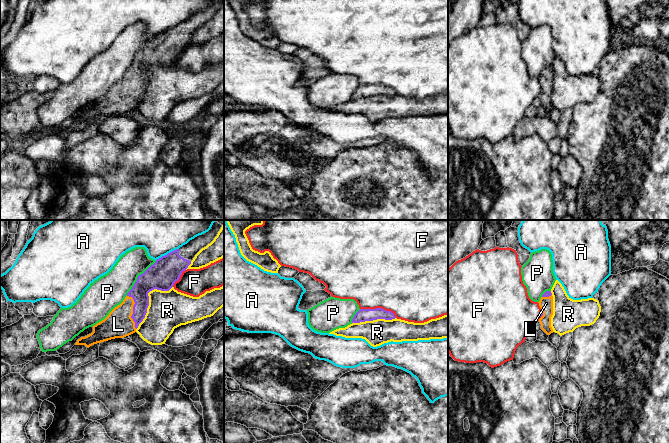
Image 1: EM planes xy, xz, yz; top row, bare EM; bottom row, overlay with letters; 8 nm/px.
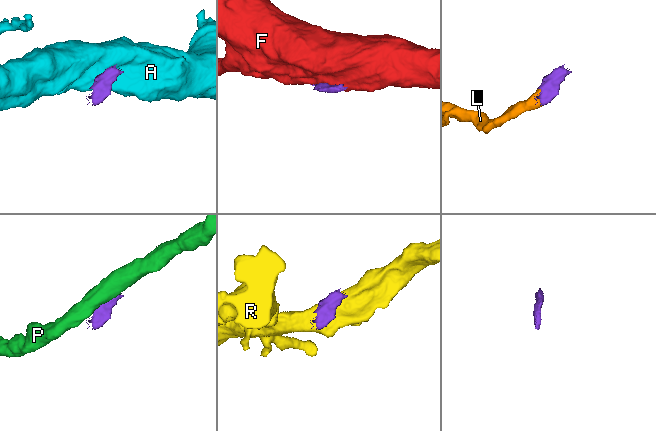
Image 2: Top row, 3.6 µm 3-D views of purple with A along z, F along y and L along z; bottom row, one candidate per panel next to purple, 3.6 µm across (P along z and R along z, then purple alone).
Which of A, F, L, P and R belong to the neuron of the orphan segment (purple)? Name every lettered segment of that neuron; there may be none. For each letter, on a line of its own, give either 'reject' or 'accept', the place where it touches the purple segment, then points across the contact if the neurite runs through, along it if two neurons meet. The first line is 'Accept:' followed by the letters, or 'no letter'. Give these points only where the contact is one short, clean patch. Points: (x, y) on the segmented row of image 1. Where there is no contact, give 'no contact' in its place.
Accept: L
A: reject; contact xy (167, 254); border xy (178, 248), (155, 260)
F: reject; contact xz (378, 308)
L: accept; contact xy (133, 311); way xy (145, 283), (139, 291), (133, 311), (118, 324)
P: reject; contact xy (138, 277)
R: reject; contact xy (148, 299)

